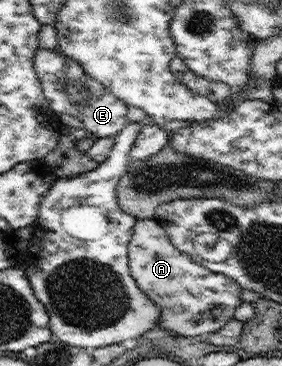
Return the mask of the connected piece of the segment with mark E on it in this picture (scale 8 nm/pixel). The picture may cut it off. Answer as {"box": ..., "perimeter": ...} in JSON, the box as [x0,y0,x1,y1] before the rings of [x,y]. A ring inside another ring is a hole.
{"box":[34,48,128,138],"perimeter":[[[39,48],[35,52],[34,69],[42,91],[64,127],[75,128],[80,135],[96,138],[115,137],[127,124],[128,106],[98,80],[90,77],[73,58],[55,50]]]}

